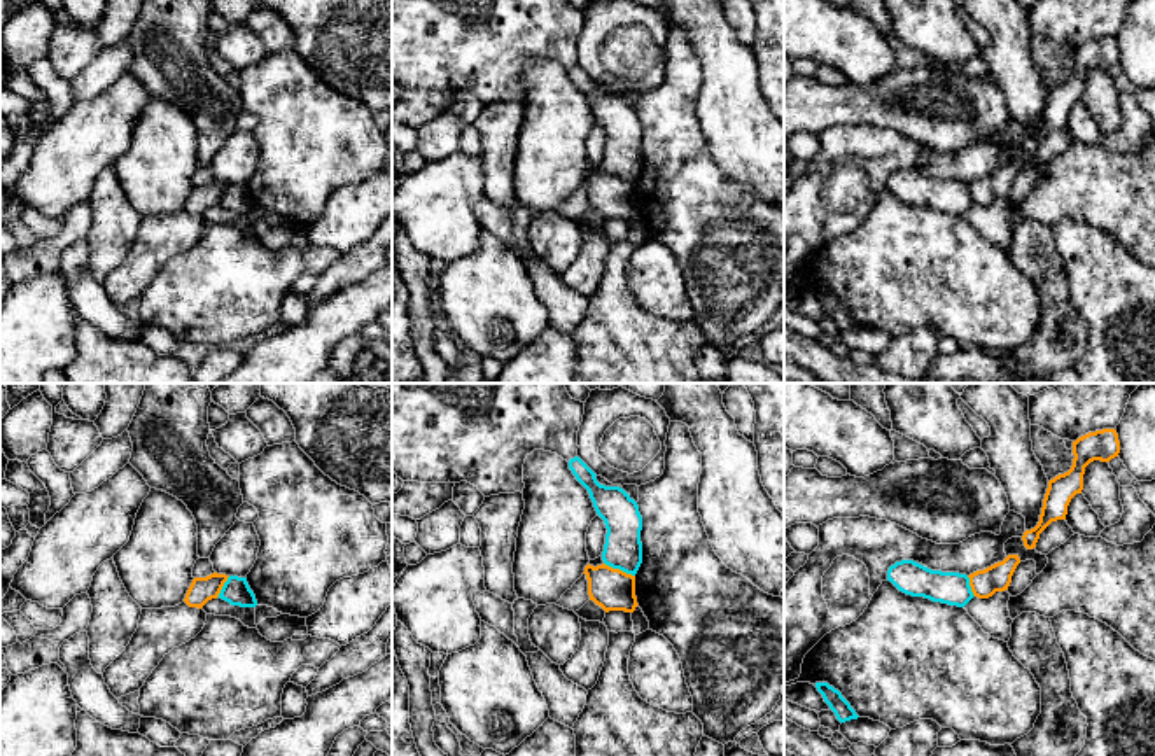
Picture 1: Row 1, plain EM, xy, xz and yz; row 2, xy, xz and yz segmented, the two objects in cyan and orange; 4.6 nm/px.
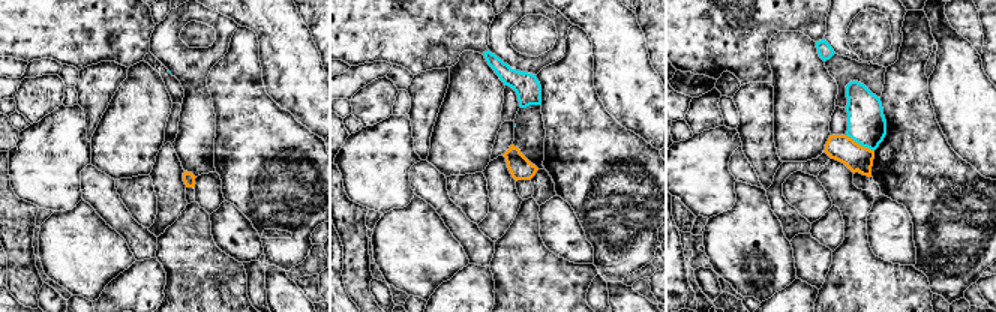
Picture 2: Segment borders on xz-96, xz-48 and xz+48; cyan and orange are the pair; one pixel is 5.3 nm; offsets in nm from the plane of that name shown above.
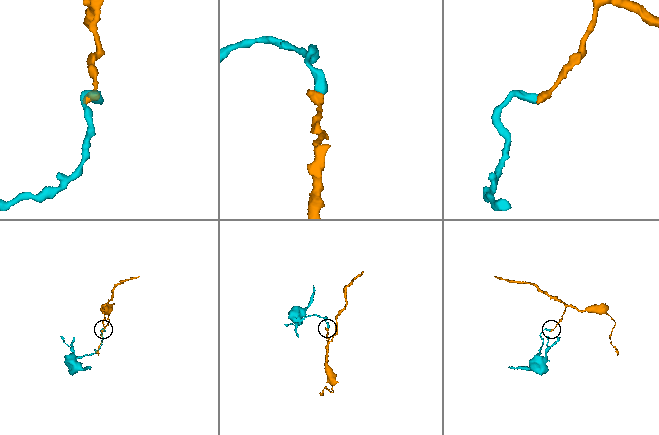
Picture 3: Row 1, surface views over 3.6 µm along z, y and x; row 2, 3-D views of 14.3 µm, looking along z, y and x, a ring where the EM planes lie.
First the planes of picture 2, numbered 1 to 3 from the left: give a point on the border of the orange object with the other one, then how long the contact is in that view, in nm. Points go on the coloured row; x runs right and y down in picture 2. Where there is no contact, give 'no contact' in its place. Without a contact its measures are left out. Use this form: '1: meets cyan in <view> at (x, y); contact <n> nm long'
1: no contact
2: no contact
3: meets cyan in xz+48 at (860, 144); contact 180 nm long

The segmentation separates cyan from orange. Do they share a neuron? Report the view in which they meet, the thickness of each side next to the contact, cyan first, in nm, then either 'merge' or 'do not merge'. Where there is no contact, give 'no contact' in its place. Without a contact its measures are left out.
meets cyan in xz; 180 nm thick on the cyan side, 190 nm on the other; do not merge

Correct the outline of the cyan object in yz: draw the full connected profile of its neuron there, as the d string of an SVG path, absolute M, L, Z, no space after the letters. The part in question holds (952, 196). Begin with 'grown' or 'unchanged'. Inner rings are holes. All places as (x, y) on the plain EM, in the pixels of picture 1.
unchanged | M914 168L891 173L887 189L906 203L957 215L964 215L975 205L966 182L931 178Z

